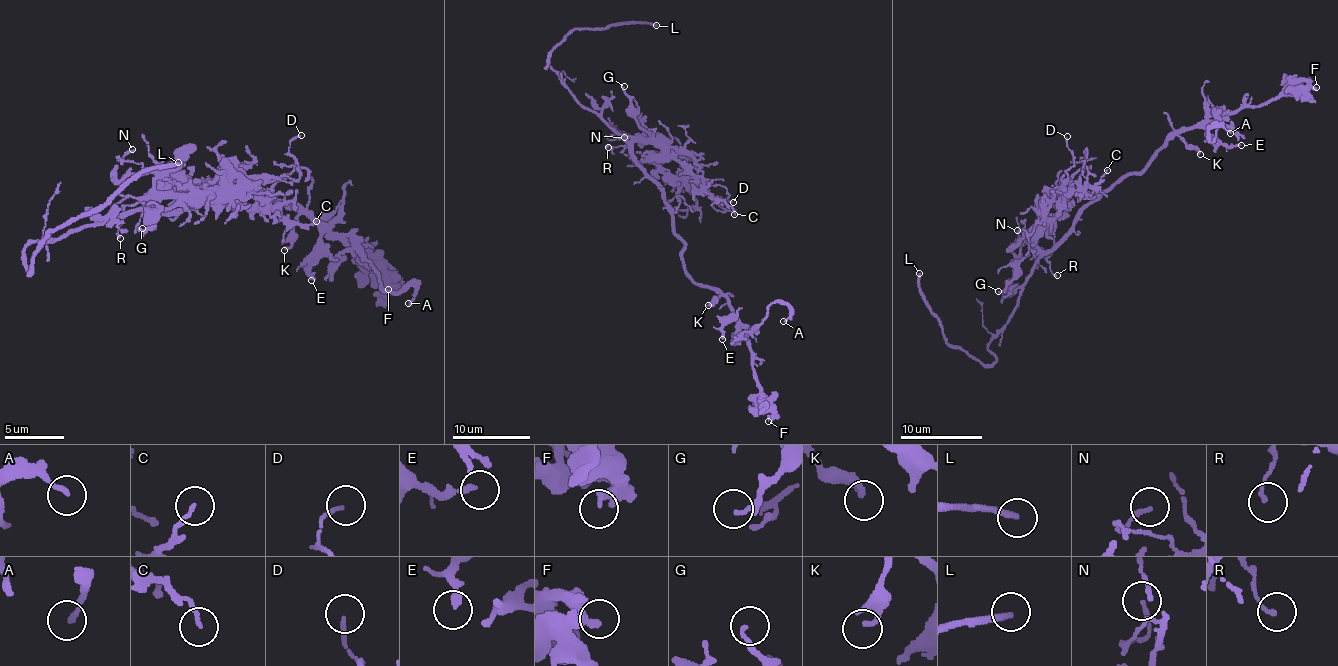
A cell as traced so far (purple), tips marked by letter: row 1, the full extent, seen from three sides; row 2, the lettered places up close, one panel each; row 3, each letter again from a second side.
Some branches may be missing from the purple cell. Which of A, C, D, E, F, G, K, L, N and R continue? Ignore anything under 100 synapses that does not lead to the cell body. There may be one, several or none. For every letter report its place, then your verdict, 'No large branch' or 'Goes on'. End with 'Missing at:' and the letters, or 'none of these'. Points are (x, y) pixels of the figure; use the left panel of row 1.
A: Place: (408, 303). No large branch
C: Place: (316, 221). No large branch
D: Place: (301, 135). No large branch
E: Place: (311, 280). No large branch
F: Place: (388, 289). No large branch
G: Place: (142, 228). No large branch
K: Place: (284, 250). No large branch
L: Place: (178, 162). Goes on
N: Place: (132, 149). No large branch
R: Place: (120, 238). No large branch
Missing at: L

